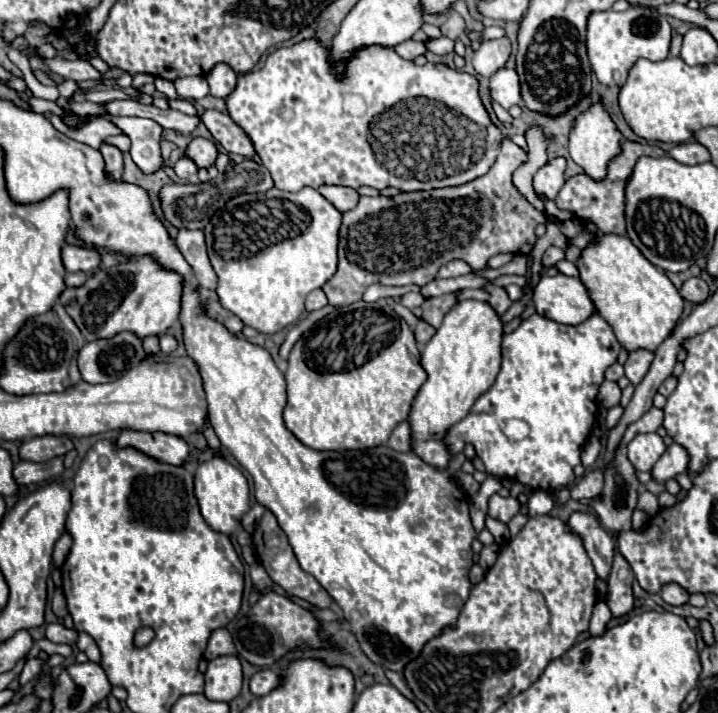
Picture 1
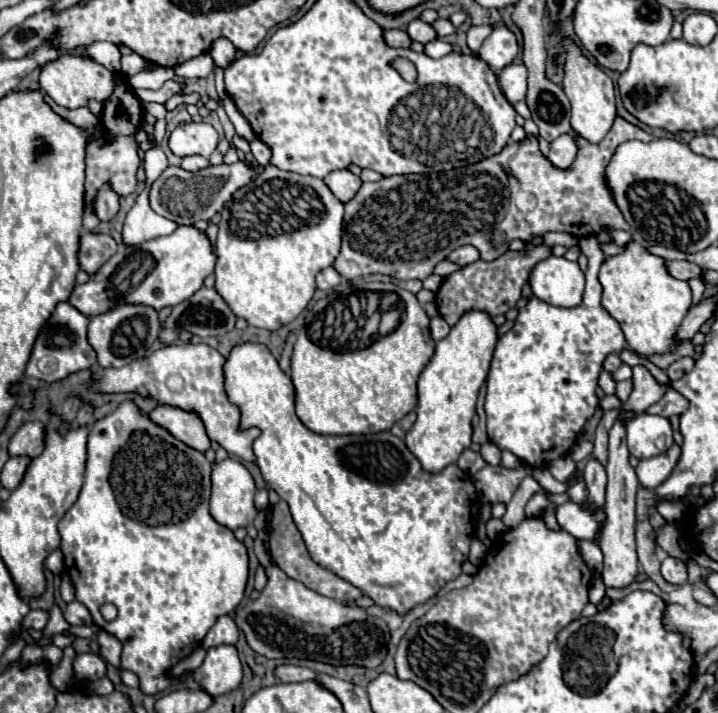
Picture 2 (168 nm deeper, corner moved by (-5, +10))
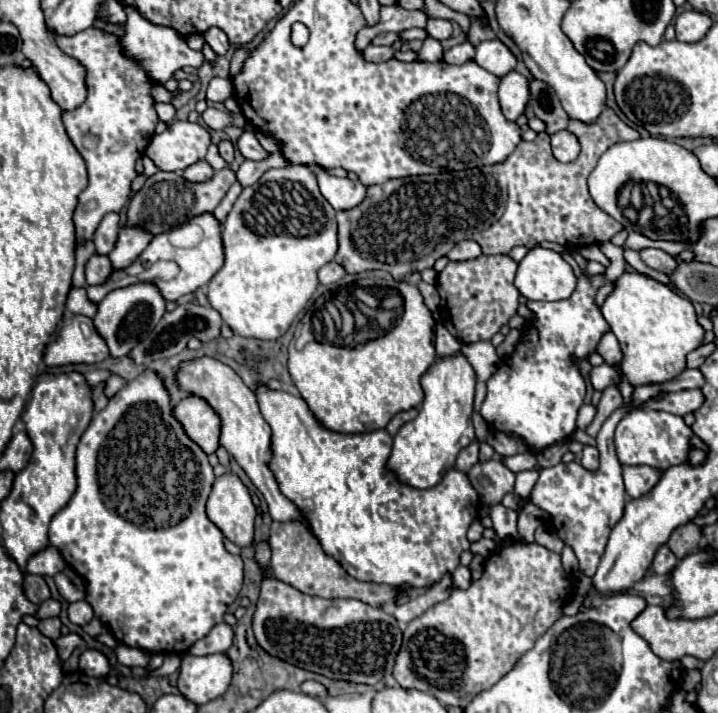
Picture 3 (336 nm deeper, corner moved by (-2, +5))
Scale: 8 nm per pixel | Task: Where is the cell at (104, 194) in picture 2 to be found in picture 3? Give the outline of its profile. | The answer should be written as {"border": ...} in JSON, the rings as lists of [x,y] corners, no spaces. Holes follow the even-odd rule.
{"border":[[[109,213],[103,217],[103,221],[99,223],[93,243],[97,247],[99,255],[109,255],[117,243],[117,235],[119,235],[119,215],[117,213]]]}

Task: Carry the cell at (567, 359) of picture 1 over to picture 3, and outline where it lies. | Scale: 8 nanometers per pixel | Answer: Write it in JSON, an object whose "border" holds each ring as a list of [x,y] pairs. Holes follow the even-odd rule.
{"border":[[[581,275],[569,299],[527,303],[535,313],[535,327],[523,333],[515,357],[501,365],[487,381],[487,397],[479,413],[491,429],[519,435],[535,451],[543,451],[575,431],[577,411],[585,399],[585,381],[579,367],[571,361],[571,355],[587,359],[601,335],[609,331],[601,309],[595,305],[595,293],[603,283],[603,275]]]}

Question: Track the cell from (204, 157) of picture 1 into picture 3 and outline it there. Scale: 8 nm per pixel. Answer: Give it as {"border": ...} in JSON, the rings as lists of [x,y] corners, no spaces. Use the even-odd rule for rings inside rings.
{"border":[[[175,121],[167,131],[153,135],[145,155],[159,171],[183,171],[189,165],[205,159],[211,137],[205,127],[191,121]]]}

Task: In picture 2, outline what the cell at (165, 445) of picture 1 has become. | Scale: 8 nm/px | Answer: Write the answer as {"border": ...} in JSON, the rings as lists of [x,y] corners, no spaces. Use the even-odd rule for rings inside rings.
{"border":[[[158,406],[148,416],[154,424],[168,430],[186,446],[198,452],[206,452],[210,448],[210,438],[206,436],[202,420],[196,414],[186,414],[184,410],[174,410],[172,406]]]}

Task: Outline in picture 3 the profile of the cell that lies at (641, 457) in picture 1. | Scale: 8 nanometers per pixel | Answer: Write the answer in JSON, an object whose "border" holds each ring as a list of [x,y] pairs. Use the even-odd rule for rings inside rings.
{"border":[[[633,409],[629,411],[615,429],[615,451],[621,465],[649,465],[659,473],[665,473],[673,465],[689,463],[693,431],[685,425],[683,417],[667,413],[667,411],[645,411]]]}

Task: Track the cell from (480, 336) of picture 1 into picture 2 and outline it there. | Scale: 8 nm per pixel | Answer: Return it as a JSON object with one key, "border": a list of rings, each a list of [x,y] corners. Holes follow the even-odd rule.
{"border":[[[484,310],[464,312],[452,326],[450,334],[436,342],[436,352],[418,380],[418,418],[406,434],[406,446],[422,462],[424,470],[440,472],[448,464],[454,464],[472,444],[470,436],[472,416],[476,414],[476,398],[488,376],[496,342],[498,328]]]}

